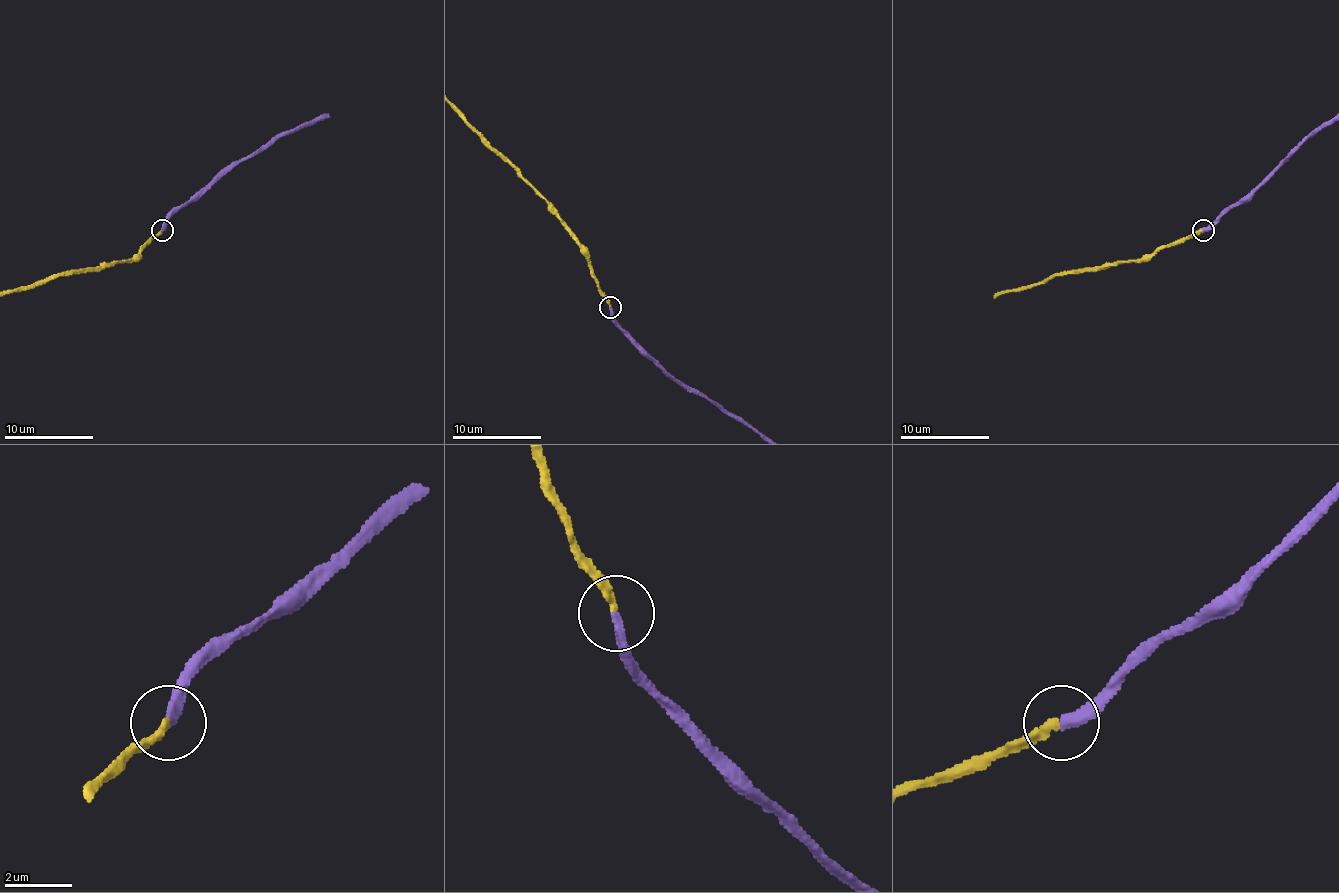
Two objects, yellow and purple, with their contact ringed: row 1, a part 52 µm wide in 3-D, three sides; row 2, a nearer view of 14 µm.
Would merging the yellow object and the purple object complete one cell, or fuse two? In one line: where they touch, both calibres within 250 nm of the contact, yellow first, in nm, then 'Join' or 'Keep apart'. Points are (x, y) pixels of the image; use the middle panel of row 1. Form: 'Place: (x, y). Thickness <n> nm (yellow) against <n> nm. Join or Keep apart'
Place: (610, 307). Thickness 220 nm (yellow) against 280 nm. Join

